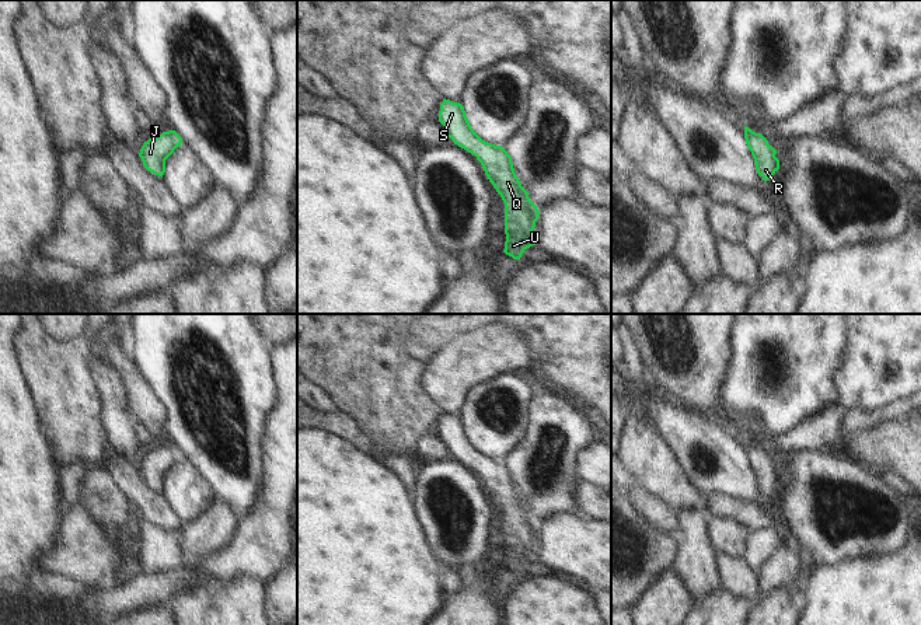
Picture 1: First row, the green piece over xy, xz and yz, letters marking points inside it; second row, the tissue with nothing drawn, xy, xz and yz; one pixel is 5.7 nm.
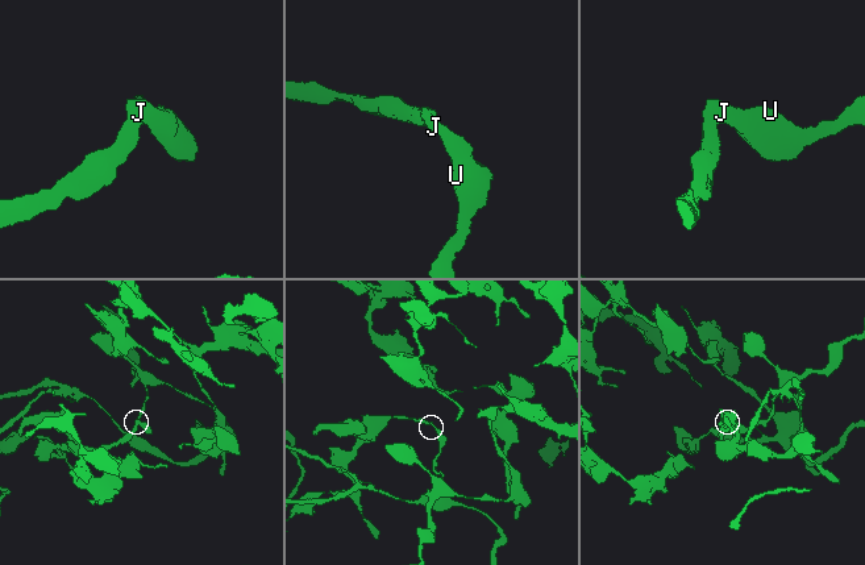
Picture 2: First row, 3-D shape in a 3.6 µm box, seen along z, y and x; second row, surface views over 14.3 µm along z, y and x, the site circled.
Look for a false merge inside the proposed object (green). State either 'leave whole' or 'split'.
leave whole

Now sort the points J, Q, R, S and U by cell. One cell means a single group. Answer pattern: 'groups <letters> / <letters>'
groups J Q R S U

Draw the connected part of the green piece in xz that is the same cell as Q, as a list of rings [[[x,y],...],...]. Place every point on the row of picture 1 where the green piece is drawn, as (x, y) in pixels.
[[[444,98],[440,104],[439,122],[454,144],[477,157],[489,182],[500,195],[505,203],[503,252],[513,259],[520,259],[523,252],[537,241],[538,234],[533,230],[540,210],[516,177],[512,157],[502,146],[488,143],[474,132],[460,102]]]

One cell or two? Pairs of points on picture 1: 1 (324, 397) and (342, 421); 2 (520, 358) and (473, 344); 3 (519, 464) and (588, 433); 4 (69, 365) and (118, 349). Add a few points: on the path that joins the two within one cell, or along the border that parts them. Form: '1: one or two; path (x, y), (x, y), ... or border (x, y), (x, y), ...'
1: two; border (311, 404), (320, 409), (341, 411)
2: one; path (509, 352), (505, 349), (484, 349)
3: one; path (536, 443), (541, 423), (555, 422), (567, 432)
4: two; border (86, 352), (91, 359)

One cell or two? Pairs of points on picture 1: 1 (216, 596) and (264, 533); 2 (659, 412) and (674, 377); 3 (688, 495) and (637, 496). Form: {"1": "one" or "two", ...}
{"1": "two", "2": "two", "3": "two"}

